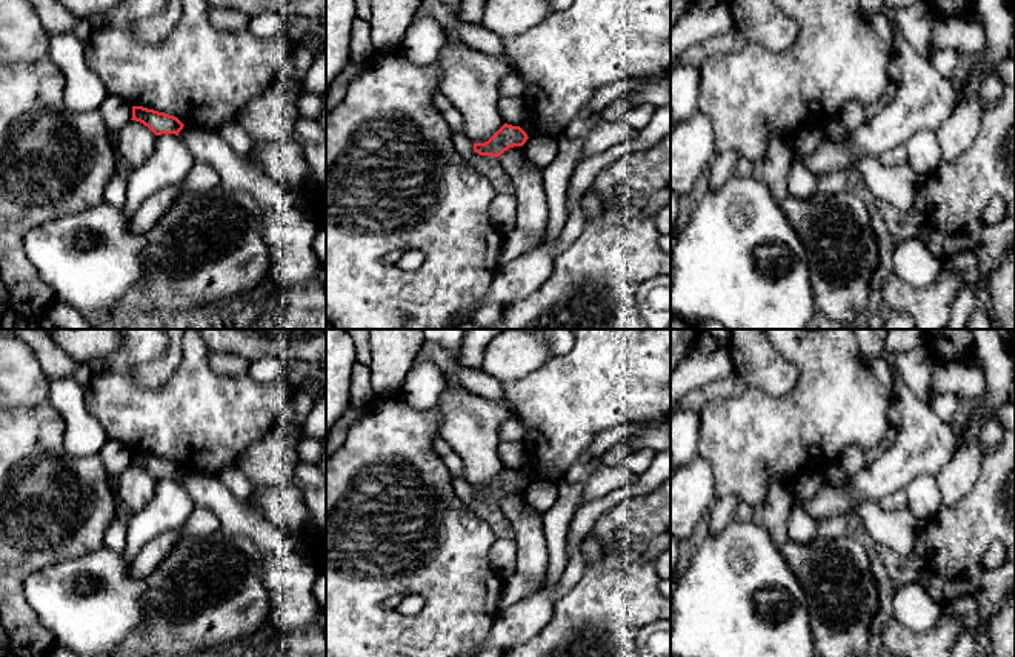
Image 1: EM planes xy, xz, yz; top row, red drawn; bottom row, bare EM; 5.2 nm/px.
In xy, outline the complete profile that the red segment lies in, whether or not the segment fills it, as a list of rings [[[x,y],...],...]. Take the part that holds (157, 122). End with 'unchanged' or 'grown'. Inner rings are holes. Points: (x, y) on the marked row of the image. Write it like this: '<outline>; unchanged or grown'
[[[132,106],[132,118],[131,120],[143,123],[155,135],[161,135],[161,134],[175,134],[175,135],[178,135],[178,132],[185,126],[174,115],[158,112],[158,111],[154,111],[154,109],[148,109],[148,108],[143,108],[143,106]]]; unchanged

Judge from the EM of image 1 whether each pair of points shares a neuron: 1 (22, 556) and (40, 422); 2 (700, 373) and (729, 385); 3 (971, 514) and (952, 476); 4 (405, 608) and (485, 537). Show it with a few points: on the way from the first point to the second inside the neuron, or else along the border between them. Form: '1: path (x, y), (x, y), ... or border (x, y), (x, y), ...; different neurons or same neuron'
1: path (23, 522), (23, 456); same neuron
2: border (734, 371), (698, 385), (686, 394); different neurons
3: border (980, 465), (974, 486), (955, 503), (943, 502); different neurons
4: border (425, 599), (415, 614), (396, 610); different neurons

